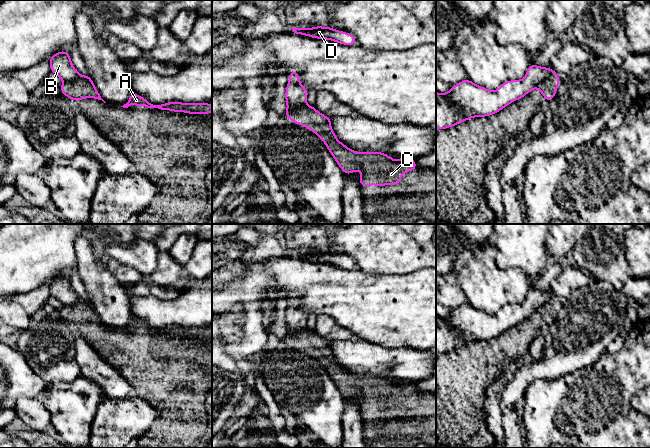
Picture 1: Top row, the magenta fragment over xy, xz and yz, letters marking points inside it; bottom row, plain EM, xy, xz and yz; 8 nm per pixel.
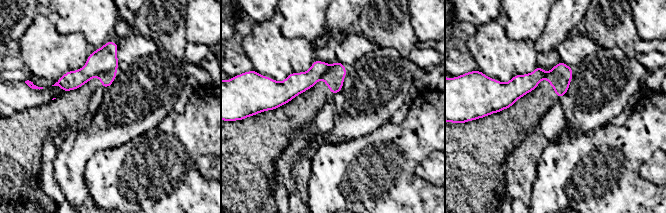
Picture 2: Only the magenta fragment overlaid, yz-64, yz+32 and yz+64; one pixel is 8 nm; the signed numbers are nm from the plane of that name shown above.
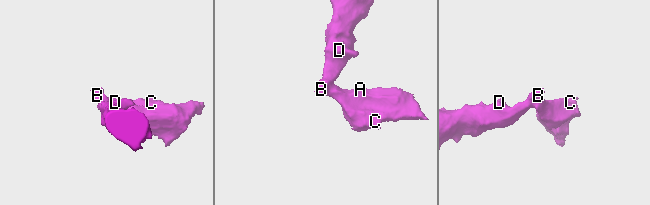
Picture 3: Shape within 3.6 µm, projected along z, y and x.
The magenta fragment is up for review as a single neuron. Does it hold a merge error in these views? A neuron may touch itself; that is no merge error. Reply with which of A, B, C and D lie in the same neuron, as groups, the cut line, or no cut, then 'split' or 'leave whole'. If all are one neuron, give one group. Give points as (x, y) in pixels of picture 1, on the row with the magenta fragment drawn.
groups A C / B D; cut xz (305, 103), (287, 116); split

